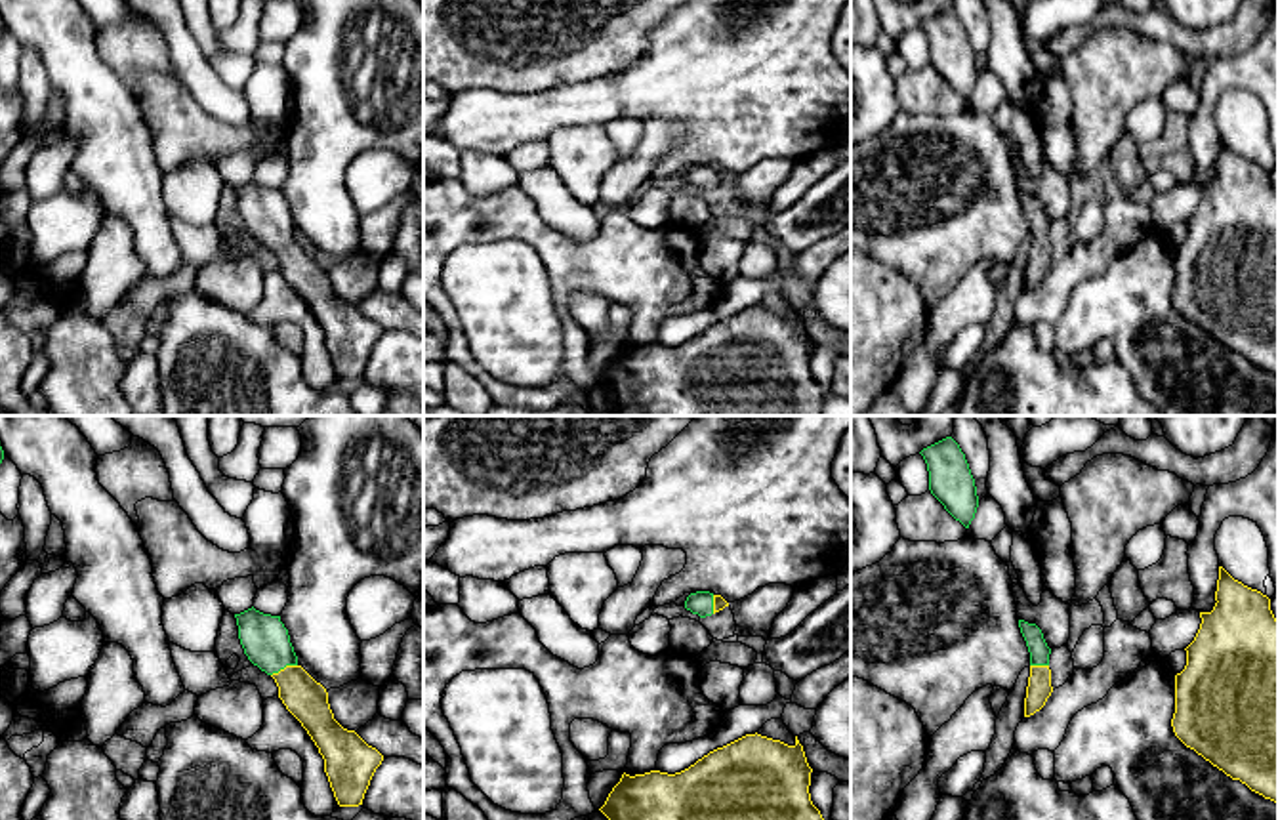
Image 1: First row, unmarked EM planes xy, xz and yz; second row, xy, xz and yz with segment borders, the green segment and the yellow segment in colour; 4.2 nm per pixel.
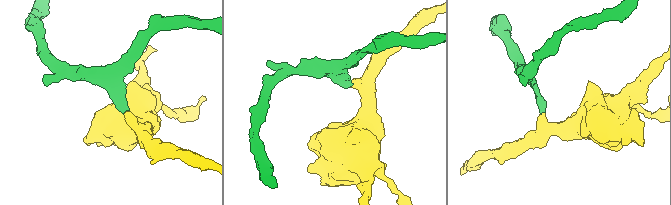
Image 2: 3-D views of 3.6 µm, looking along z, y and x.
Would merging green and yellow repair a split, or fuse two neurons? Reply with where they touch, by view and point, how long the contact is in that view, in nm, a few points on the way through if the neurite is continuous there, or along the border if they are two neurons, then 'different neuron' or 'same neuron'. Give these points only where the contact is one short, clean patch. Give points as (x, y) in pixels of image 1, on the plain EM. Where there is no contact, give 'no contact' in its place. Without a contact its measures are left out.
xy (283, 241) | 120 nm | across xy (266, 214), (283, 241), (308, 273) | same neuron

